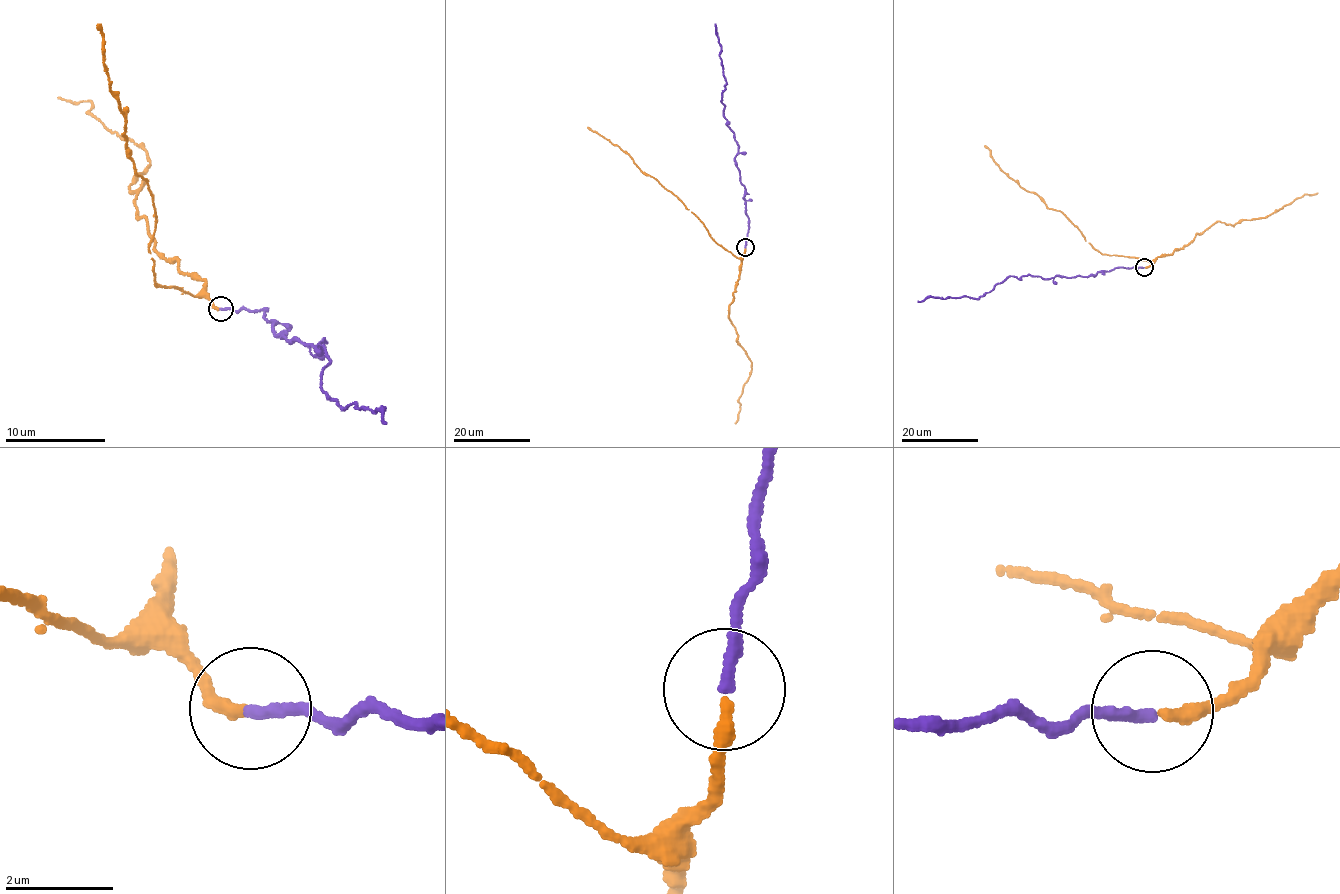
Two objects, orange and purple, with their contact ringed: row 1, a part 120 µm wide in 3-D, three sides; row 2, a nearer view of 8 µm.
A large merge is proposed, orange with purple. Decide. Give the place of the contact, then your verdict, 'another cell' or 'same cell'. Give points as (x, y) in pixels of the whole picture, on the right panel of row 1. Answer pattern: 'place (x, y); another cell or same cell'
place (1144, 267); same cell

